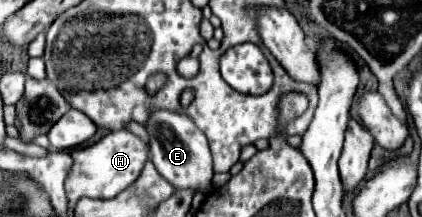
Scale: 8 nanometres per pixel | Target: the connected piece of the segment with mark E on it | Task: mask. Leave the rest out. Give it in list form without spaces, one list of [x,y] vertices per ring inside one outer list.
[[[154,112],[148,120],[148,136],[150,136],[150,150],[152,150],[152,162],[158,168],[158,172],[174,184],[176,190],[194,190],[208,194],[212,190],[212,154],[208,148],[206,136],[196,128],[196,124],[188,116],[180,116],[176,112]]]

